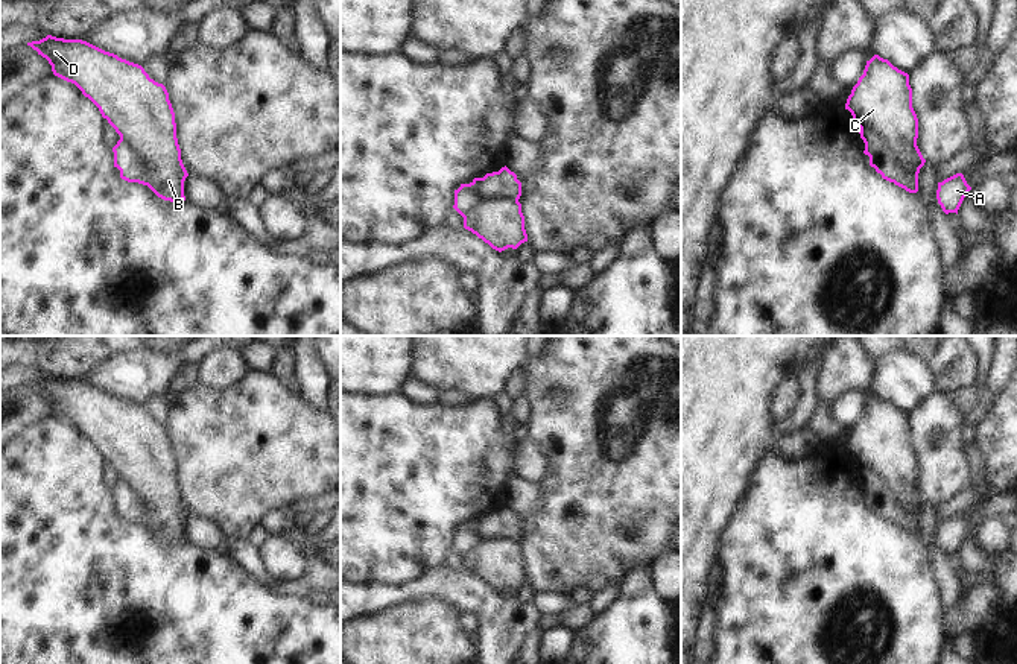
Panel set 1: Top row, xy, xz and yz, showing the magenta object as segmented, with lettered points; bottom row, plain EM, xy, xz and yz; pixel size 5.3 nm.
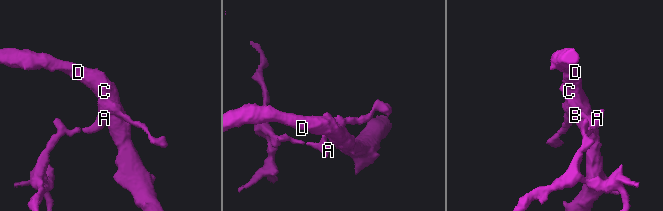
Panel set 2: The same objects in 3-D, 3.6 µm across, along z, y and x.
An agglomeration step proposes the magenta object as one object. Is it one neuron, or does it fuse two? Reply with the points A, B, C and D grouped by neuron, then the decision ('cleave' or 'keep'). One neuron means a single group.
A / B C D | cleave

